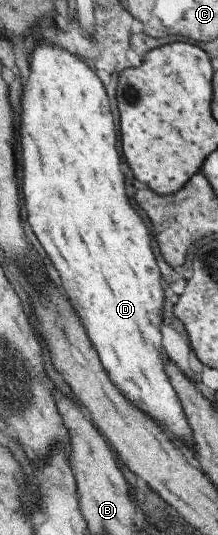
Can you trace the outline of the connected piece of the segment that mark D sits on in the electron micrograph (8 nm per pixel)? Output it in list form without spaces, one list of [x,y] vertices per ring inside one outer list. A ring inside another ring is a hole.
[[[41,41],[33,49],[33,55],[29,61],[29,79],[23,87],[23,97],[21,97],[21,127],[19,127],[19,143],[21,143],[21,155],[23,155],[23,201],[25,201],[25,209],[27,209],[27,221],[33,229],[33,233],[37,235],[39,243],[43,245],[43,251],[47,253],[51,265],[59,273],[61,287],[65,289],[69,301],[73,303],[73,309],[81,317],[85,331],[87,331],[89,339],[93,341],[95,349],[99,351],[101,363],[103,363],[105,371],[109,373],[111,381],[117,383],[117,387],[121,387],[125,397],[131,399],[139,409],[143,409],[149,417],[153,417],[157,423],[167,427],[175,439],[183,439],[183,441],[191,443],[189,425],[185,421],[185,415],[181,411],[177,395],[175,395],[175,391],[173,391],[173,387],[163,371],[163,361],[167,357],[163,347],[161,347],[161,333],[159,333],[161,307],[163,307],[163,287],[161,287],[161,273],[159,273],[159,267],[157,267],[153,251],[151,251],[151,233],[147,227],[143,227],[143,219],[129,205],[129,199],[125,195],[125,187],[123,187],[125,175],[121,171],[121,157],[117,151],[117,131],[115,131],[115,123],[113,123],[113,113],[109,109],[107,91],[94,70],[93,66],[85,63],[84,59],[65,51],[63,47],[59,47],[55,43]]]

